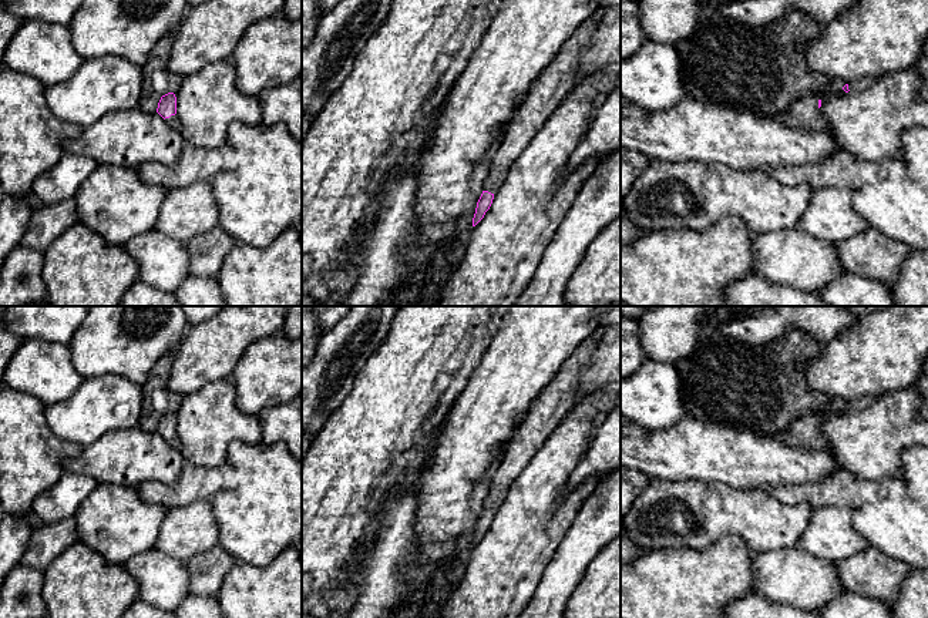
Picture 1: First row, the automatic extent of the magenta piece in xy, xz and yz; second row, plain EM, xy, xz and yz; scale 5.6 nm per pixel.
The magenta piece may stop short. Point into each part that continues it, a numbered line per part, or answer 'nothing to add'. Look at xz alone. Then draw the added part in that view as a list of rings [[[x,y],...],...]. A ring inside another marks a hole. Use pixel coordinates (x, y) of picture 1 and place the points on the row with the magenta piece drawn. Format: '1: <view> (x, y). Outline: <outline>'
1: xz (552, 86). Outline: [[[602,10],[585,20],[561,47],[552,63],[538,75],[517,108],[494,154],[484,191],[495,195],[512,162],[527,148],[547,118],[568,97],[575,85],[575,71],[586,40],[592,36]]]

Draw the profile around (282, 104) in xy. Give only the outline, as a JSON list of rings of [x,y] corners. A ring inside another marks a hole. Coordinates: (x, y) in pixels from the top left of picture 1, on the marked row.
[[[302,75],[288,84],[262,91],[262,124],[283,124],[290,135],[302,142]]]

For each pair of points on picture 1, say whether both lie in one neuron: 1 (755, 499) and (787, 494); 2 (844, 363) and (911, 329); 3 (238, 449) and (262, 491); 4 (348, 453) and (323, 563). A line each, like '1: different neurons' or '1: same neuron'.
1: different neurons
2: same neuron
3: same neuron
4: same neuron

